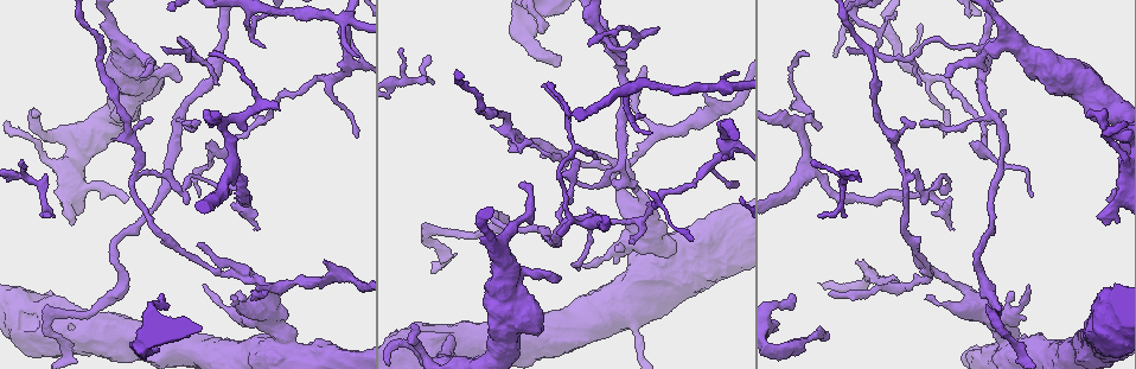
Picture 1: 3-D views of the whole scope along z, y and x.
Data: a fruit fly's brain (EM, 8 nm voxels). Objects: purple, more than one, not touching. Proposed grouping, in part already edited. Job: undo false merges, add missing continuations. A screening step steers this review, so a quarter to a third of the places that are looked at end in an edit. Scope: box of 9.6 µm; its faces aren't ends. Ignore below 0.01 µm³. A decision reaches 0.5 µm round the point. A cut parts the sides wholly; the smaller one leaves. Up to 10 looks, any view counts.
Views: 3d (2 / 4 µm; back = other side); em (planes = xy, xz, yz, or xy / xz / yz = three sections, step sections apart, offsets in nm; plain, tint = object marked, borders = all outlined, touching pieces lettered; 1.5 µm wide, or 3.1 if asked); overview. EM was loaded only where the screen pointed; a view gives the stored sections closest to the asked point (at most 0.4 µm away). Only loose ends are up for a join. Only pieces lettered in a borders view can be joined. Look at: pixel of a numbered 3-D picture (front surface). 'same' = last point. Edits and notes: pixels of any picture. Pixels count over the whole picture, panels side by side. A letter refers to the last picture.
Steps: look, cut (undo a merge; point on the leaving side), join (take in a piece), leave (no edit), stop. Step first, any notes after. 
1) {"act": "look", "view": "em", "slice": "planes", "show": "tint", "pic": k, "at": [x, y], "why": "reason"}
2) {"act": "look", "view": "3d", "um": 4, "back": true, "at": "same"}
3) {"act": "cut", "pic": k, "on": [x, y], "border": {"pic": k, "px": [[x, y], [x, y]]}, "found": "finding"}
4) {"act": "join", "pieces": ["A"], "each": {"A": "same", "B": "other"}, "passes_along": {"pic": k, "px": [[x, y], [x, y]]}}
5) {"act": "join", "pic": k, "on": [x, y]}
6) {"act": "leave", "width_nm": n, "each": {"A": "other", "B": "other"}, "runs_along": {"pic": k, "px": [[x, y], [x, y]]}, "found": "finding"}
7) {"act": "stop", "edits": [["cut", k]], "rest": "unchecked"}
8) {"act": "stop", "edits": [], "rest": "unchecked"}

{"act": "look", "view": "3d", "um": 2, "back": true, "pic": 1, "at": [134, 177], "why": "three arms meet"}

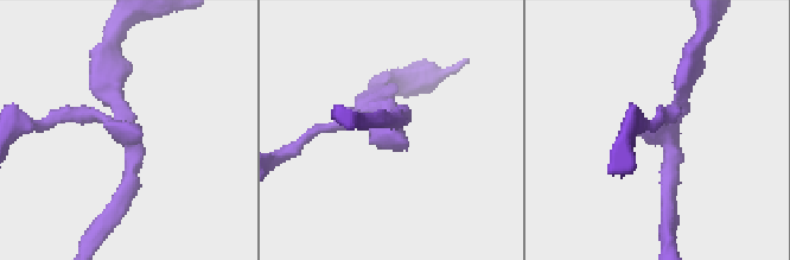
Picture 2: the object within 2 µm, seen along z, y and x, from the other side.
{"act": "look", "view": "em", "slice": "planes", "show": "borders", "pic": 2, "at": [665, 140], "arms": 3, "why": "need the tissue"}

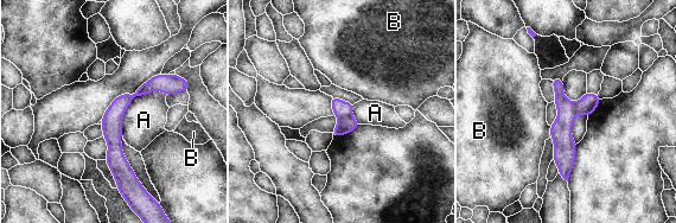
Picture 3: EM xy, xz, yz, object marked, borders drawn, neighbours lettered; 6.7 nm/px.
{"act": "cut", "pic": 3, "on": [340, 108], "each": {"A": "other", "B": "other"}, "found": "a second neuron is stuck on"}

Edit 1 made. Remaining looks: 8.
{"act": "look", "view": "overview"}

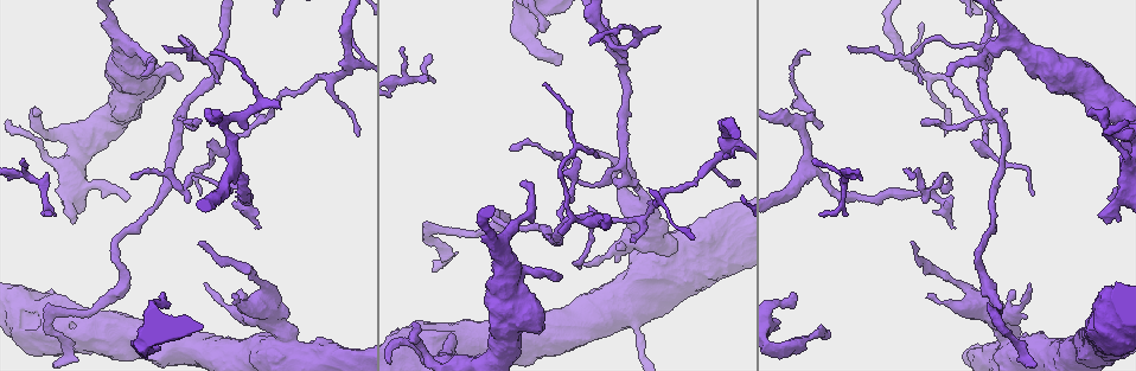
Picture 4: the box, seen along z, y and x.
{"act": "look", "view": "3d", "um": 4, "back": true, "pic": 4, "at": [559, 64], "why": "end of a long branch"}

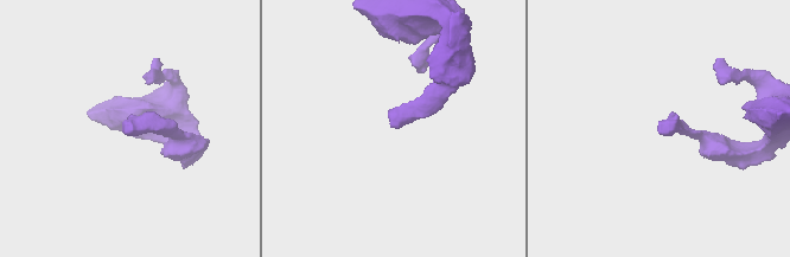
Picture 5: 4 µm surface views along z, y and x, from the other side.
{"act": "look", "view": "em", "slice": "xz", "step": 8, "show": "borders", "pic": 5, "at": [661, 124]}

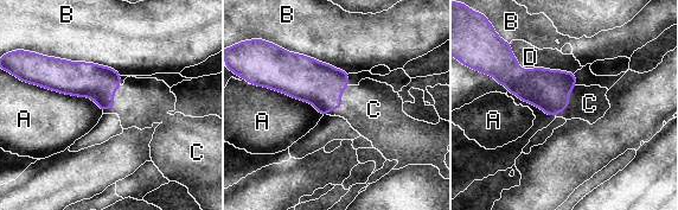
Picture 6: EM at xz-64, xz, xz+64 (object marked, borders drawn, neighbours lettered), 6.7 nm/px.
{"act": "look", "view": "em", "slice": "planes", "show": "borders", "at": "same", "why": "cut it another way"}

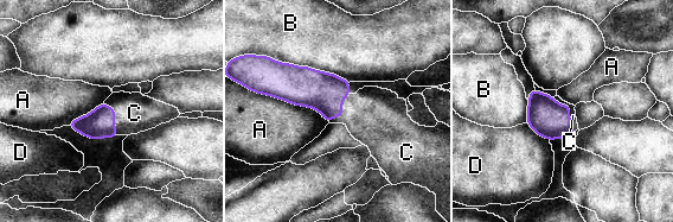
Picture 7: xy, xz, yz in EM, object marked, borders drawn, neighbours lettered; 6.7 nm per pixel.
{"act": "join", "pieces": ["C"], "each": {"A": "other", "B": "other", "C": "same", "D": "other"}, "passes_along": {"pic": 7, "px": [[549, 119], [570, 110], [572, 115]]}, "found": "the neuron continues"}

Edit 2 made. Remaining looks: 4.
{"act": "look", "view": "em", "slice": "yz", "step": 8, "show": "tint", "pic": 4, "at": [177, 81], "why": "free end"}

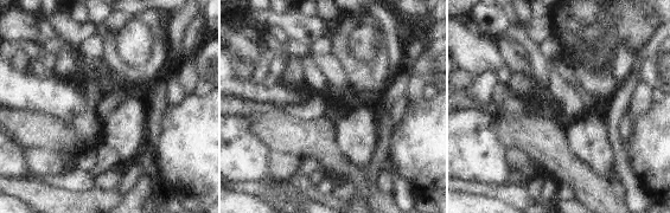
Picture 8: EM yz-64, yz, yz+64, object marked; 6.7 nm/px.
{"act": "look", "view": "em", "slice": "planes", "show": "borders", "at": "same", "why": "cut it another way"}

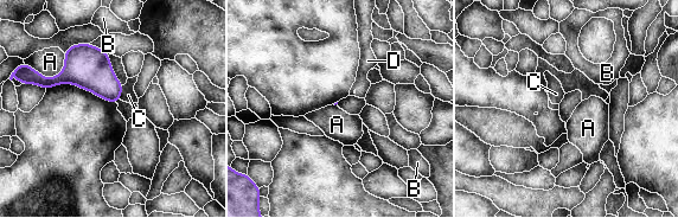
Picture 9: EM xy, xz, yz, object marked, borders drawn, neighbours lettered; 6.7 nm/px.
{"act": "leave", "each": {"A": "other", "B": "other", "C": "other", "D": "other"}, "border": {"pic": 9, "px": [[65, 53], [51, 77], [29, 65]]}, "found": "none of them fits"}

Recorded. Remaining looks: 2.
{"act": "stop", "edits": [["cut", 3], ["join", 7]], "rest": "unchecked"}

